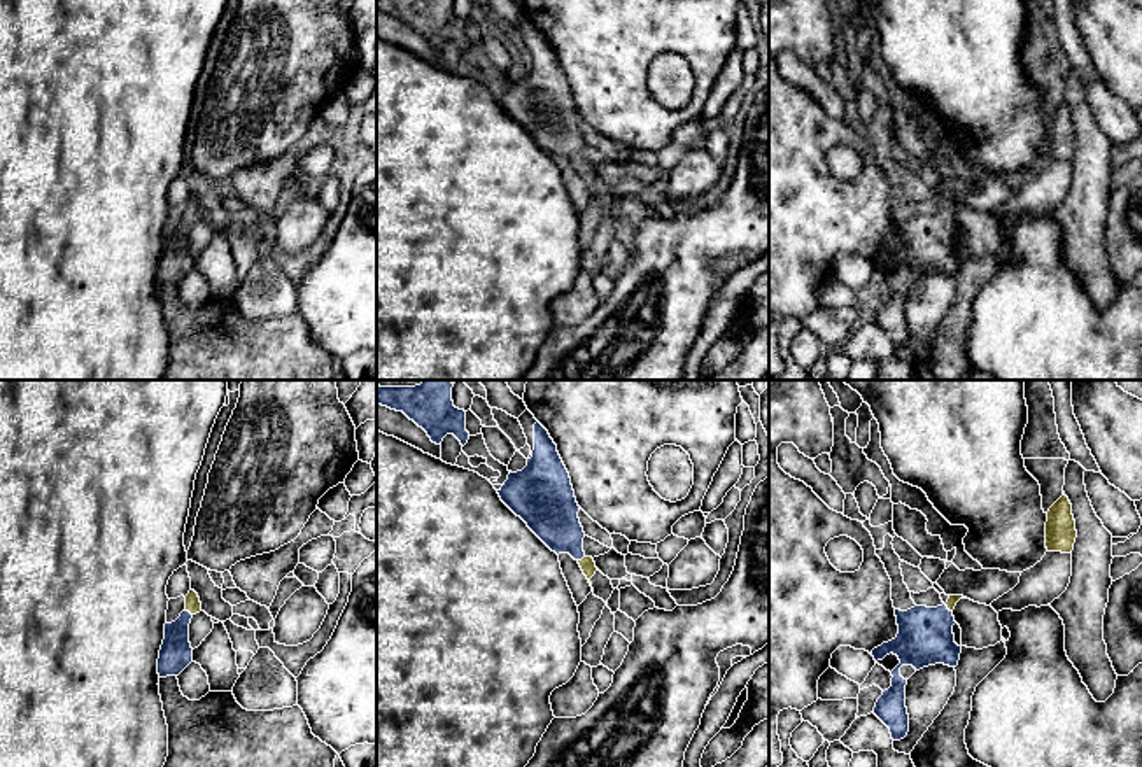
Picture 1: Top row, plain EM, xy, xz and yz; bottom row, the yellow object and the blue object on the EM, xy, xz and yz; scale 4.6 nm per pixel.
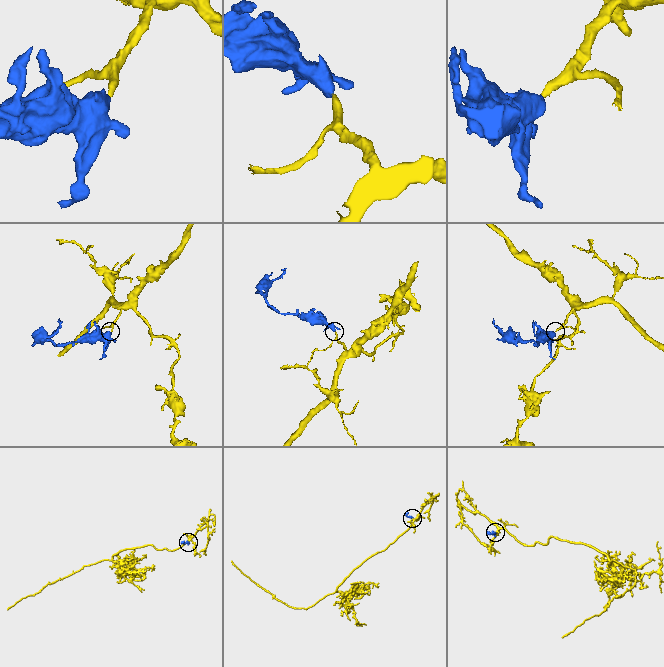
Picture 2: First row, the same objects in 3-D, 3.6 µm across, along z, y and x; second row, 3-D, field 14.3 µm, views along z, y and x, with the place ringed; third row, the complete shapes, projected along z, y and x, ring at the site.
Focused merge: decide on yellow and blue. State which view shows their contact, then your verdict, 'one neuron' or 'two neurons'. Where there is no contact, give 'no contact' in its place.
meets yellow in xy; one neuron

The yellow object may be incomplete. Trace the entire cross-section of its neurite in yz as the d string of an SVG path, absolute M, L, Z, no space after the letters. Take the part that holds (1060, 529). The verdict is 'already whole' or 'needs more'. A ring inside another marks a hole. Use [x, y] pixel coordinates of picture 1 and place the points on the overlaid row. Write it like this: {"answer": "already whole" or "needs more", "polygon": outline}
{"answer": "already whole", "polygon": "M1063 496L1049 508L1046 522L1046 548L1047 552L1072 553L1077 538L1072 504Z"}

